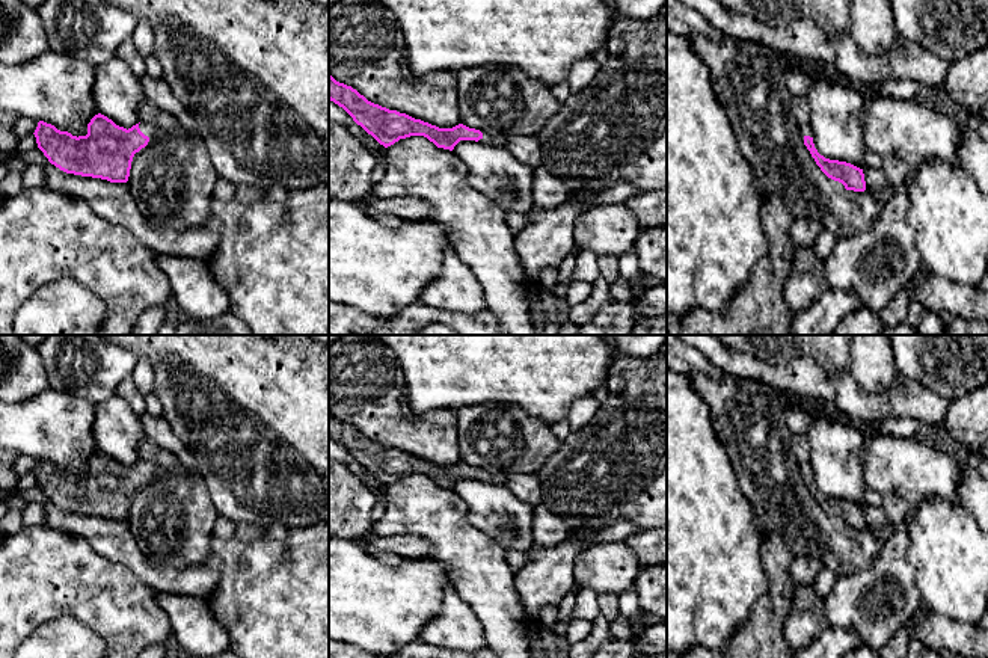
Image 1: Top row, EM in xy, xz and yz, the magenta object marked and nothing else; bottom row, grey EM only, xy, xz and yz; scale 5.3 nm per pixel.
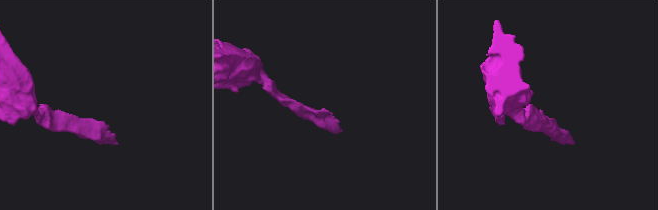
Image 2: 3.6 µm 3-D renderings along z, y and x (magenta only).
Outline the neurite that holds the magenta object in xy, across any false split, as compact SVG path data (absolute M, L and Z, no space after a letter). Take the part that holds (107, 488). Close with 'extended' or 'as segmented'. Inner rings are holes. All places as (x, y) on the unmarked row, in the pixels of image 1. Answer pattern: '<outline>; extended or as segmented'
M98 451L87 462L86 474L72 474L44 459L38 460L33 472L38 486L60 509L110 521L127 521L134 492L160 471L161 466L146 460L127 468Z; extended

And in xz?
M330 412L329 438L342 445L357 463L385 486L410 474L424 474L437 486L450 489L453 489L460 478L475 478L501 486L507 483L505 475L496 475L463 462L453 466L439 466L406 451L374 442L351 424L336 420Z; extended

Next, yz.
M809 460L799 462L801 474L804 477L804 483L810 489L812 495L815 497L816 503L821 509L831 518L839 519L845 524L846 528L854 530L864 530L866 519L863 507L839 498L825 497L818 490L813 481L813 469Z; extended

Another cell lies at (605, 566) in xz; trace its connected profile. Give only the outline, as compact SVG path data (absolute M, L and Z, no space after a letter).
M596 542L578 554L573 564L576 587L599 593L632 592L641 563L626 542Z

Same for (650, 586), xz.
M667 564L641 566L634 592L644 613L667 622Z

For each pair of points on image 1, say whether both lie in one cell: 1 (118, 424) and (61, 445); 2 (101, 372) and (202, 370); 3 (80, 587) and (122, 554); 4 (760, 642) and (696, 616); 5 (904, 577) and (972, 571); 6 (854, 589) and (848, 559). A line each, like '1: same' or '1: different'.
1: different
2: different
3: different
4: different
5: different
6: different

